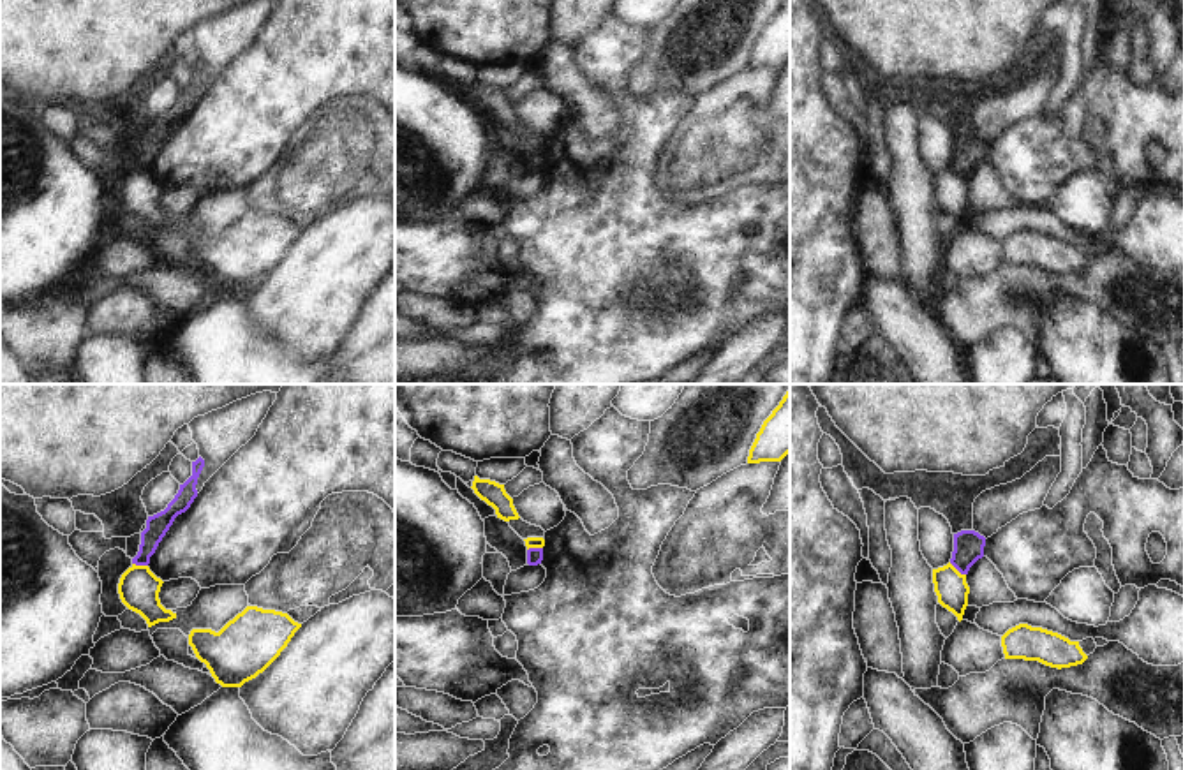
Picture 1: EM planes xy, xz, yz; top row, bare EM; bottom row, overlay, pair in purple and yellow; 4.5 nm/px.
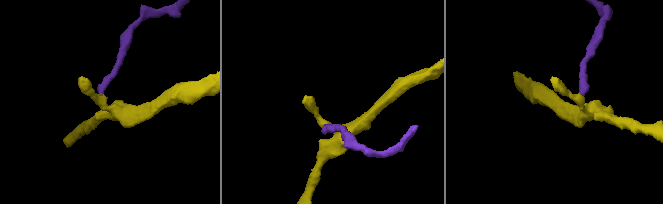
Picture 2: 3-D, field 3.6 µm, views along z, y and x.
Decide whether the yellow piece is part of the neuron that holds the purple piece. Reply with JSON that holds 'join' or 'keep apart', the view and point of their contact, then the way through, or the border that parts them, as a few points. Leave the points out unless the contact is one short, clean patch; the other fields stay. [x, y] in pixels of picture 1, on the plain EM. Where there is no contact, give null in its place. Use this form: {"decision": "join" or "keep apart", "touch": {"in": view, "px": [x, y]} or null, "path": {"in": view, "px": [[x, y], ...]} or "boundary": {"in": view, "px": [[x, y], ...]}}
{"decision": "keep apart", "touch": {"in": "yz", "px": [958, 175]}, "boundary": {"in": "yz", "px": [[949, 168], [965, 180]]}}

